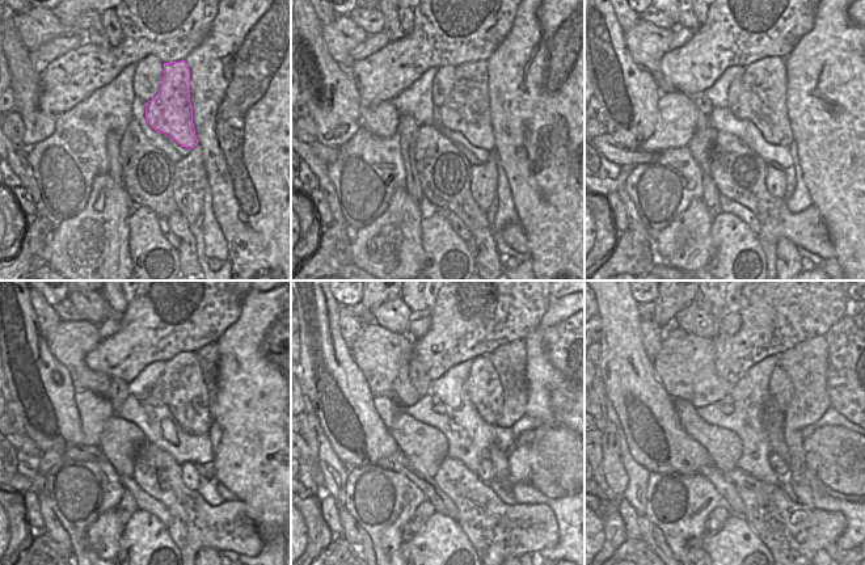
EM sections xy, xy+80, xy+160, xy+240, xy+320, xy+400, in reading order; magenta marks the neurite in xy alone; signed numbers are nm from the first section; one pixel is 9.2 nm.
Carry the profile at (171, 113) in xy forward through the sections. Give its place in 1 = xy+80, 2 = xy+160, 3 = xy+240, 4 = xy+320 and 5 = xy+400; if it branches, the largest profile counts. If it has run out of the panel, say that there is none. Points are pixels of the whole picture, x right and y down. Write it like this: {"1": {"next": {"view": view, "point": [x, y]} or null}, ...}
{"1": {"next": {"view": "xy+80", "point": [465, 109]}}, "2": {"next": {"view": "xy+160", "point": [762, 100]}}, "3": {"next": {"view": "xy+240", "point": [181, 388]}}, "4": {"next": {"view": "xy+320", "point": [484, 389]}}, "5": {"next": {"view": "xy+400", "point": [780, 387]}}}

